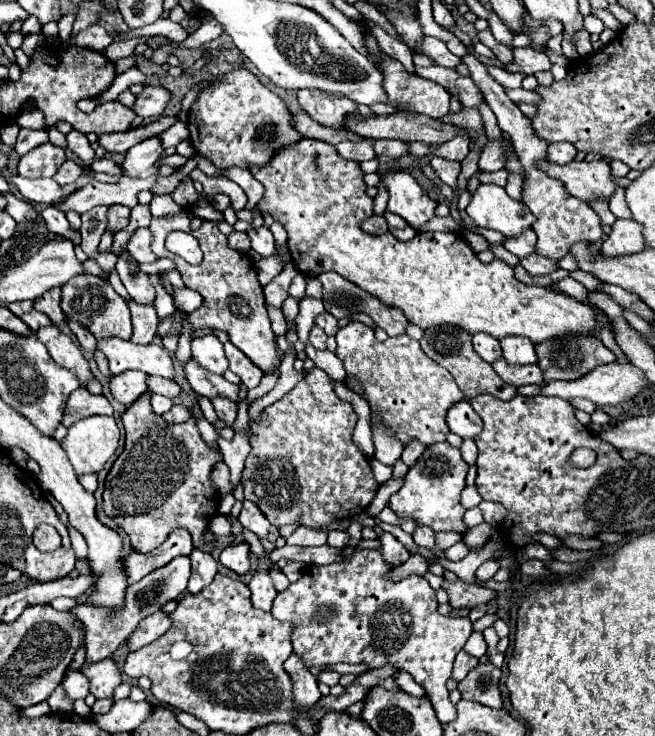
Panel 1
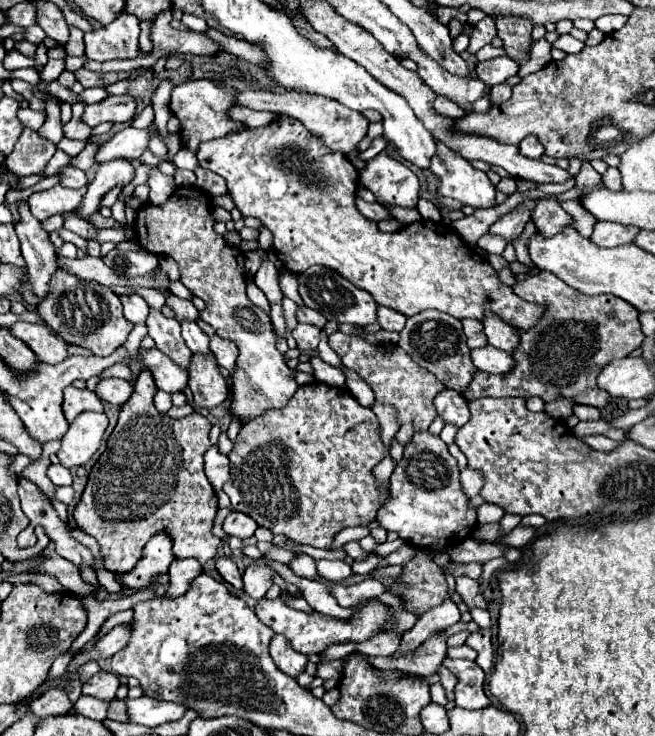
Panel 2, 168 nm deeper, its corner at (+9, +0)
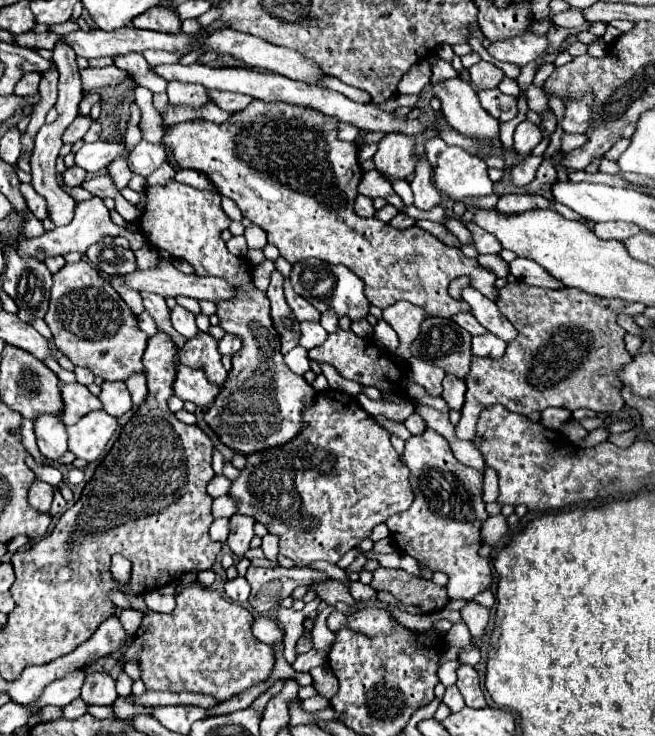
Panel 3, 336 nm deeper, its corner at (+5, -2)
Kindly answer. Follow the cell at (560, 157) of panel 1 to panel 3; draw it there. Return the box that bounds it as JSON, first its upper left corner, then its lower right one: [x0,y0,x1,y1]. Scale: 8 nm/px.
[513,120,543,154]

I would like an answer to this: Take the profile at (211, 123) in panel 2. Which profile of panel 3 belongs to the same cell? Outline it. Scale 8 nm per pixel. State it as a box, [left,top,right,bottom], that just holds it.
[167,80,211,108]

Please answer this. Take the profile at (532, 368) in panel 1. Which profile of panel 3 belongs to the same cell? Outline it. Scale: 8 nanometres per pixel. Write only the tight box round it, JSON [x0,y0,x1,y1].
[473,332,505,358]

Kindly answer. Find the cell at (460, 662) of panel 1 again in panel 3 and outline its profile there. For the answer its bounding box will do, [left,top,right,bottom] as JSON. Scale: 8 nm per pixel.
[443,686,465,714]

